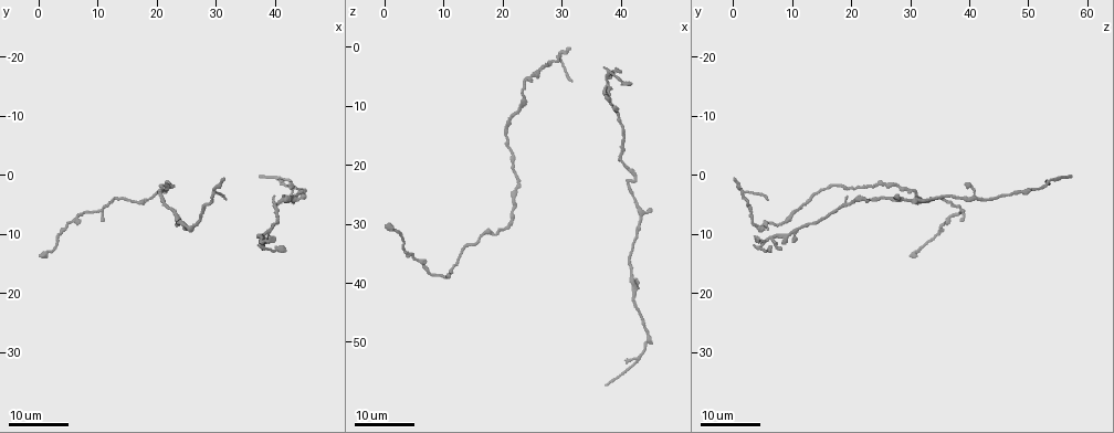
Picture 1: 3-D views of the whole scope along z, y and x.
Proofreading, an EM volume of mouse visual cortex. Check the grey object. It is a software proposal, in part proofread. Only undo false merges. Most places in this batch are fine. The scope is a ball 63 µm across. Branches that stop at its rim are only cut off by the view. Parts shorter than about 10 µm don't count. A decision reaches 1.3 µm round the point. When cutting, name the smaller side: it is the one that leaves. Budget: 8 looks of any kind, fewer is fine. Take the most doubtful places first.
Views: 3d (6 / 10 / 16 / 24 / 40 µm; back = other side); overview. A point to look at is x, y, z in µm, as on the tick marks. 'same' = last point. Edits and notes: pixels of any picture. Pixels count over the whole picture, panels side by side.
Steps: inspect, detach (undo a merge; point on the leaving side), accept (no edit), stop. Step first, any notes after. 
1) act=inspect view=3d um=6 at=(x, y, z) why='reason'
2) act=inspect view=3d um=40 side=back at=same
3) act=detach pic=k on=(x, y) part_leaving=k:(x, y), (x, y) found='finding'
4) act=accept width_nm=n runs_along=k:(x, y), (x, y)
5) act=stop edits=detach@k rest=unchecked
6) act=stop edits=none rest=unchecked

act=inspect view=3d um=16 at=(42.5, 4.5, 22.5) why='sudden change in width'

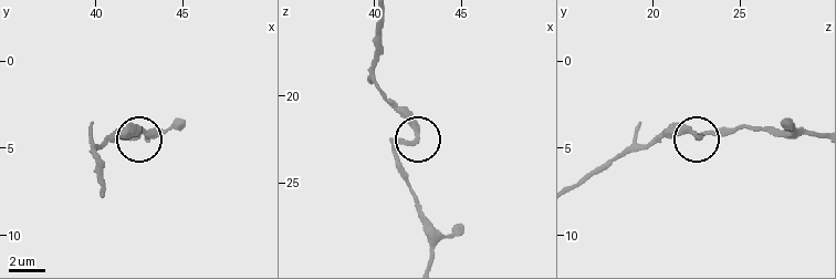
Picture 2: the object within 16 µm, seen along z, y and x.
act=inspect view=3d um=6 at=(42.3, 4.0, 22.1)

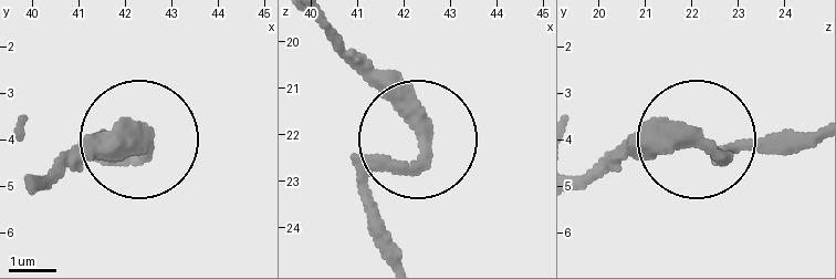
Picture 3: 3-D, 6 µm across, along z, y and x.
act=inspect view=3d um=6 side=back at=(42.45, 4.10, 22.05) why='from behind'

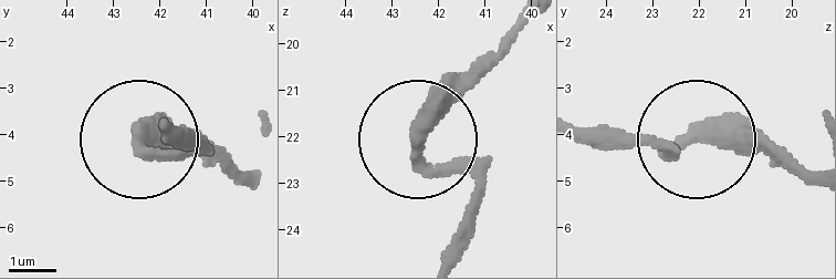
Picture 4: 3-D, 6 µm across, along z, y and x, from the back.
act=accept found='all the same neuron'

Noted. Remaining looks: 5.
act=inspect view=3d um=24 at=(9.5, 6.0, 38.5) why='small branch off a trunk'

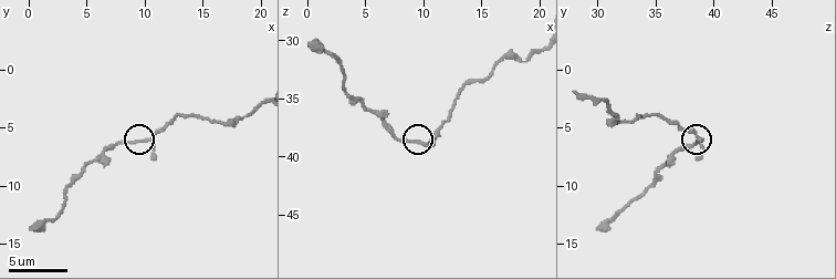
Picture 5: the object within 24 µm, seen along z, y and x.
act=inspect view=3d um=6 at=(10.0, 6.0, 39.0) why='zoom in'

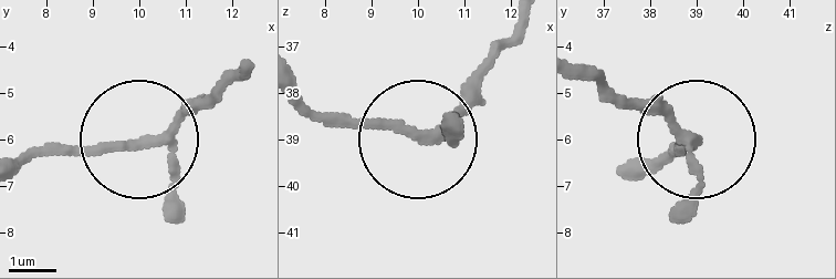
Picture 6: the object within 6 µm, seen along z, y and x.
act=accept runs_along=6:(246, 69), (162, 136), (114, 152), (23, 152) found='one neuron here'

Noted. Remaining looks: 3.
act=inspect view=3d um=16 at=(42.5, 3.5, 42.0) why='thick turns thin'

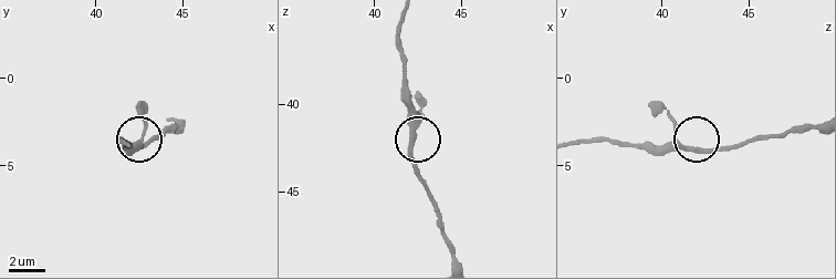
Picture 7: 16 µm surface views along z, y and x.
act=inspect view=3d um=10 at=(42.3, 3.9, 41.5)

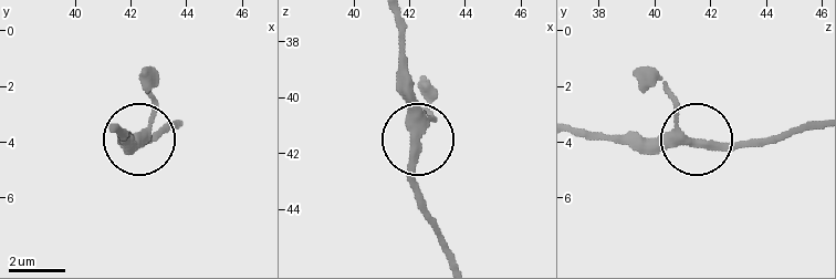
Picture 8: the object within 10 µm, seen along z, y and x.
act=accept runs_along=8:(397, 20), (422, 218) found='one neuron here'

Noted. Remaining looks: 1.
act=stop edits=none rest=unchecked

